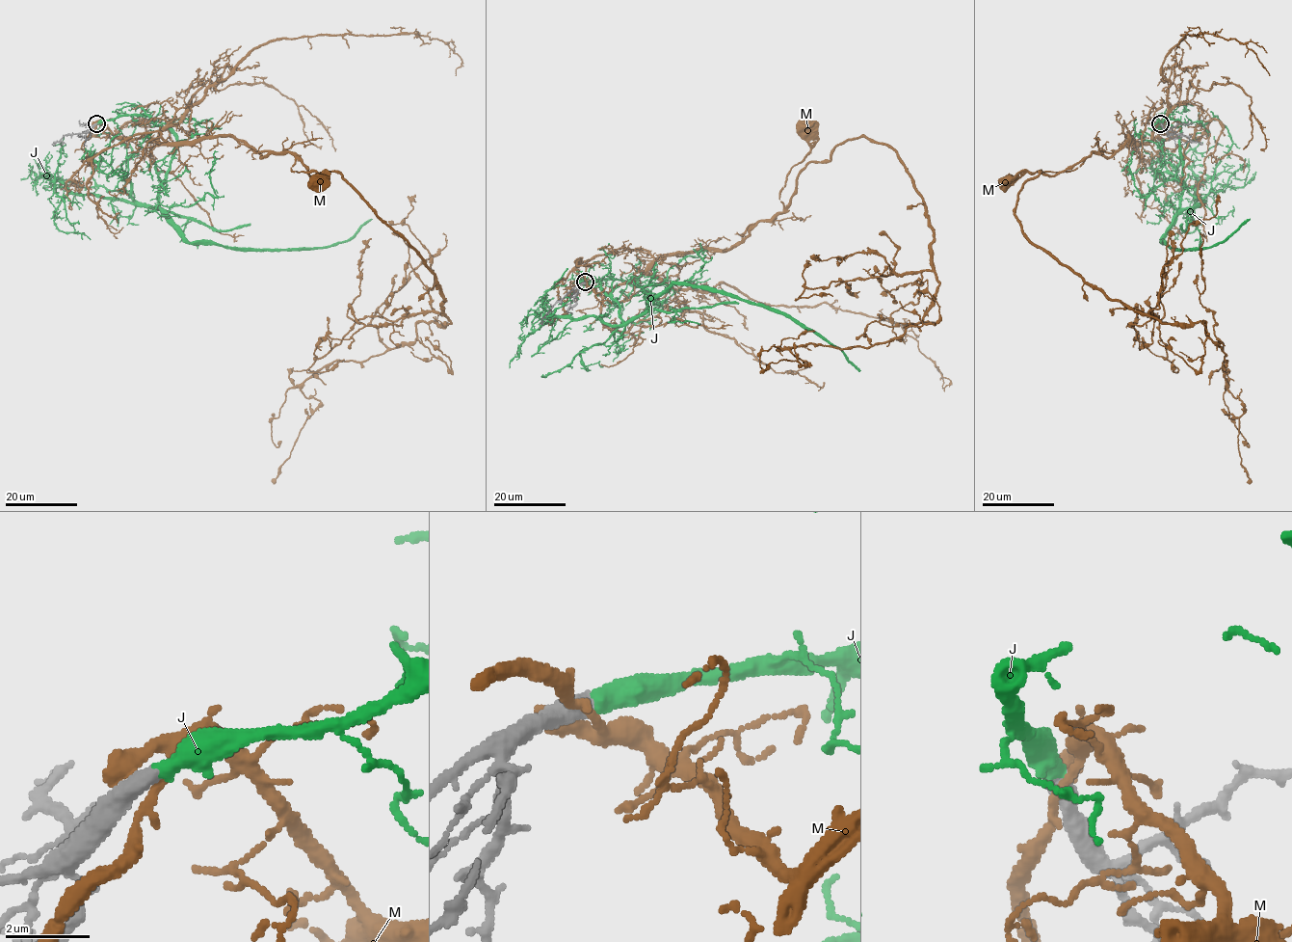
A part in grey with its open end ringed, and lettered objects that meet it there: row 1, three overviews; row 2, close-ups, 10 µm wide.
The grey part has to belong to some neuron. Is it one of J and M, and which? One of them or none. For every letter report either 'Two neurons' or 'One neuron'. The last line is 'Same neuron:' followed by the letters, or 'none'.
J: One neuron
M: Two neurons
Same neuron: J

